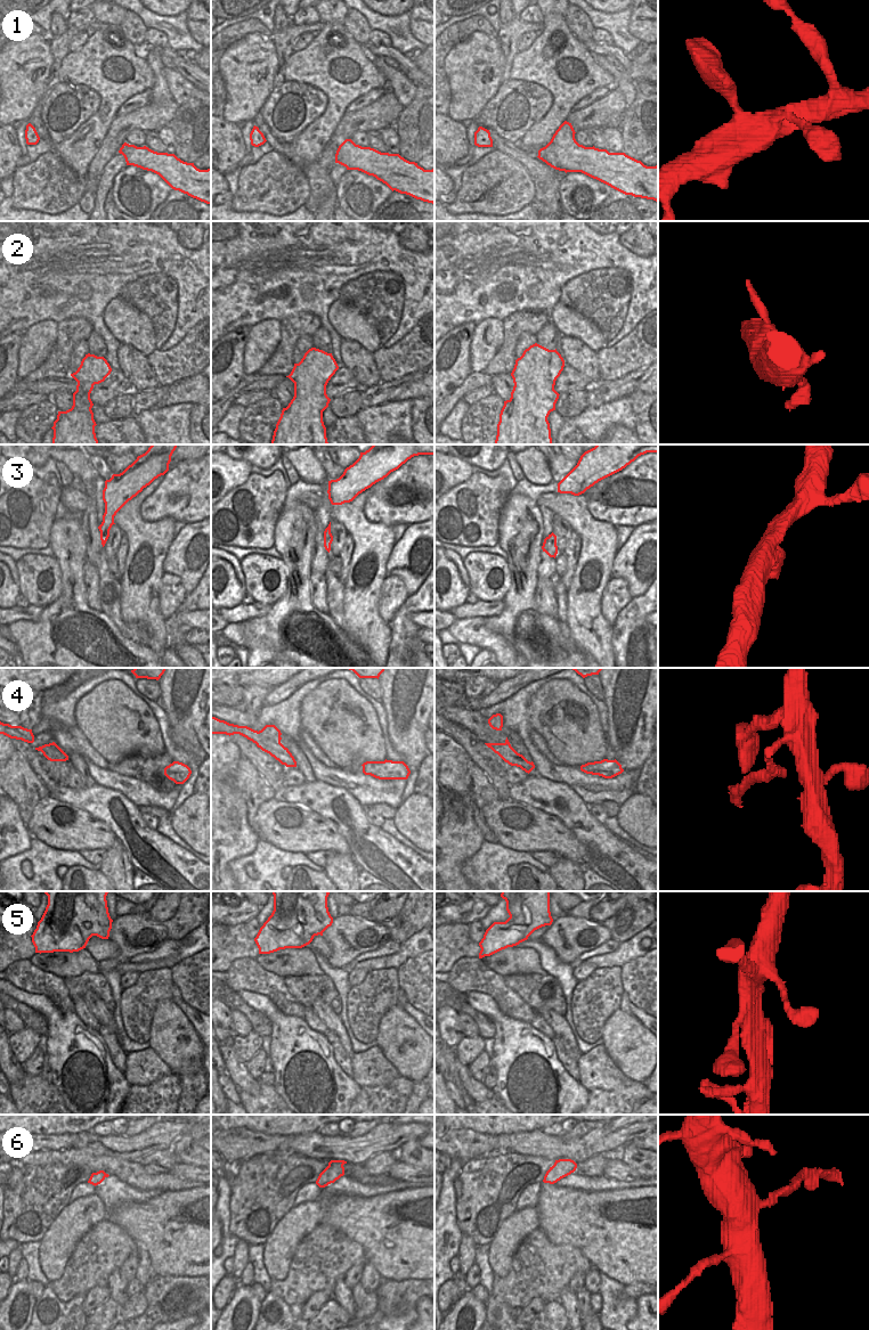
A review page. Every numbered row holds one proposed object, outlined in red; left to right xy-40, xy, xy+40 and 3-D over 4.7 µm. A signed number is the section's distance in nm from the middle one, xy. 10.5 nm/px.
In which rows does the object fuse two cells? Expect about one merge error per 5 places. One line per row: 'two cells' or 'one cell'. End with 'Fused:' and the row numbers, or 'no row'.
1: one cell
2: one cell
3: one cell
4: two cells
5: one cell
6: two cells
Fused: 4, 6

